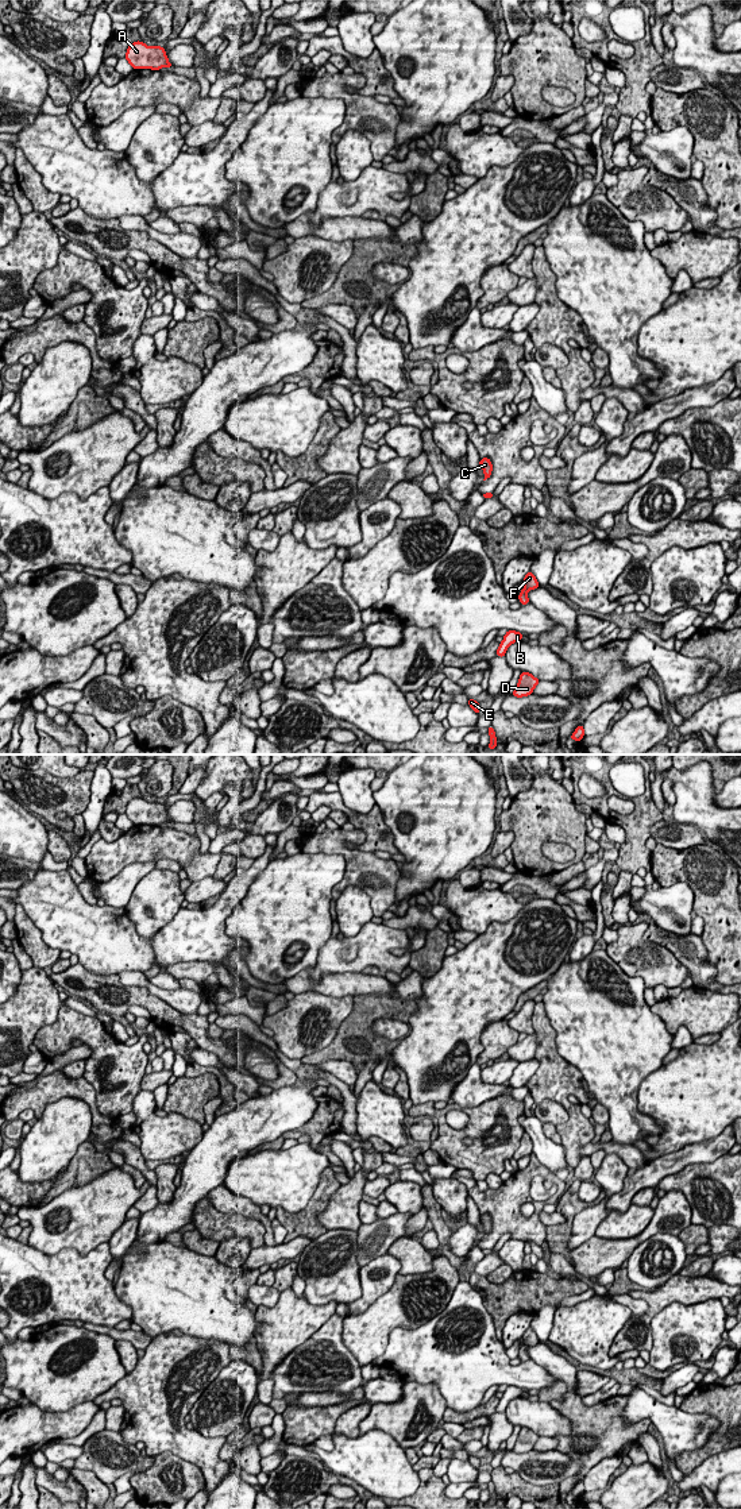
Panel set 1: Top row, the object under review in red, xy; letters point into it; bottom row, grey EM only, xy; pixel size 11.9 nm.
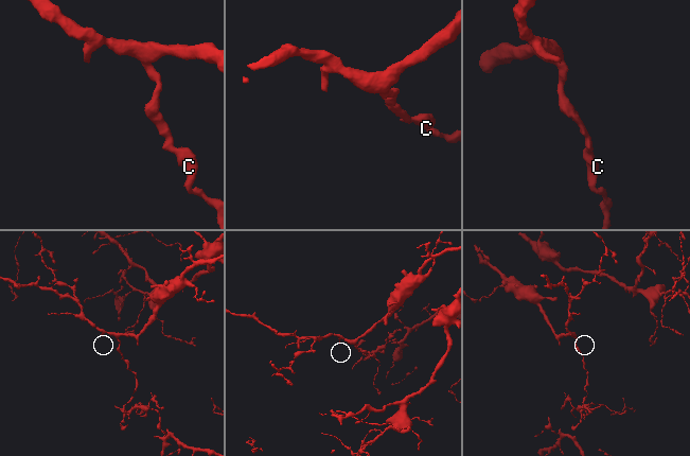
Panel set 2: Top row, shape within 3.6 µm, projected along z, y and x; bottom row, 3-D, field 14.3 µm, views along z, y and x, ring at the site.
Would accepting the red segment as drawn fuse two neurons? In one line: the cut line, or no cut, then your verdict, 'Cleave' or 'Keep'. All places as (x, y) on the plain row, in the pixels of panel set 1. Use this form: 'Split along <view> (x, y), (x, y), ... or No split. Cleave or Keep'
Split along xy (524, 1342), (529, 1346). Cleave

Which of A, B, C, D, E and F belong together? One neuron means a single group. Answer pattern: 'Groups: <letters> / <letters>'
Groups: A C F / B D E

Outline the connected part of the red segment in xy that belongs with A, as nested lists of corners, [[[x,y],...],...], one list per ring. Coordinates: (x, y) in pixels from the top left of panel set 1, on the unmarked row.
[[[142,796],[131,799],[126,813],[128,819],[139,825],[161,826],[162,823],[173,823],[166,811],[166,806],[161,802],[147,802]]]

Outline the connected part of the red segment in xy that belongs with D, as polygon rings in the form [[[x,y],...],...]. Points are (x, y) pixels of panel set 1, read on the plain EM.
[[[524,1427],[524,1428],[521,1428],[518,1439],[512,1451],[514,1451],[517,1454],[528,1452],[528,1451],[533,1450],[533,1446],[536,1444],[536,1442],[539,1439],[540,1439],[540,1436],[537,1433],[534,1433],[532,1429]]]

